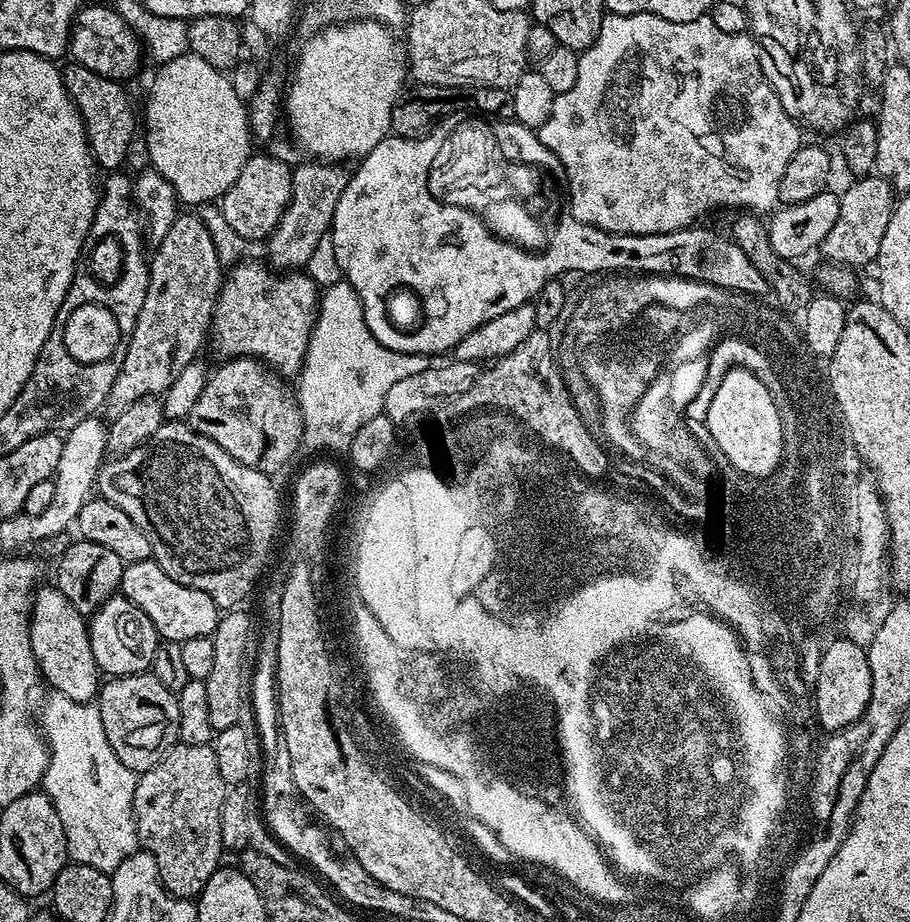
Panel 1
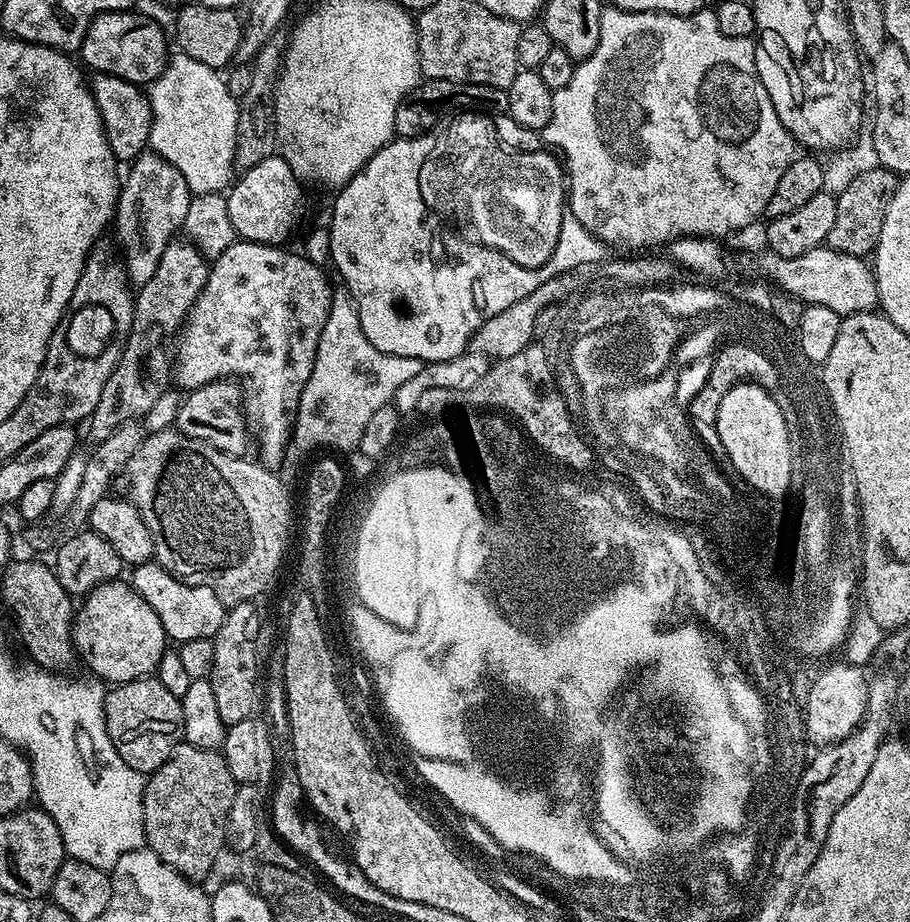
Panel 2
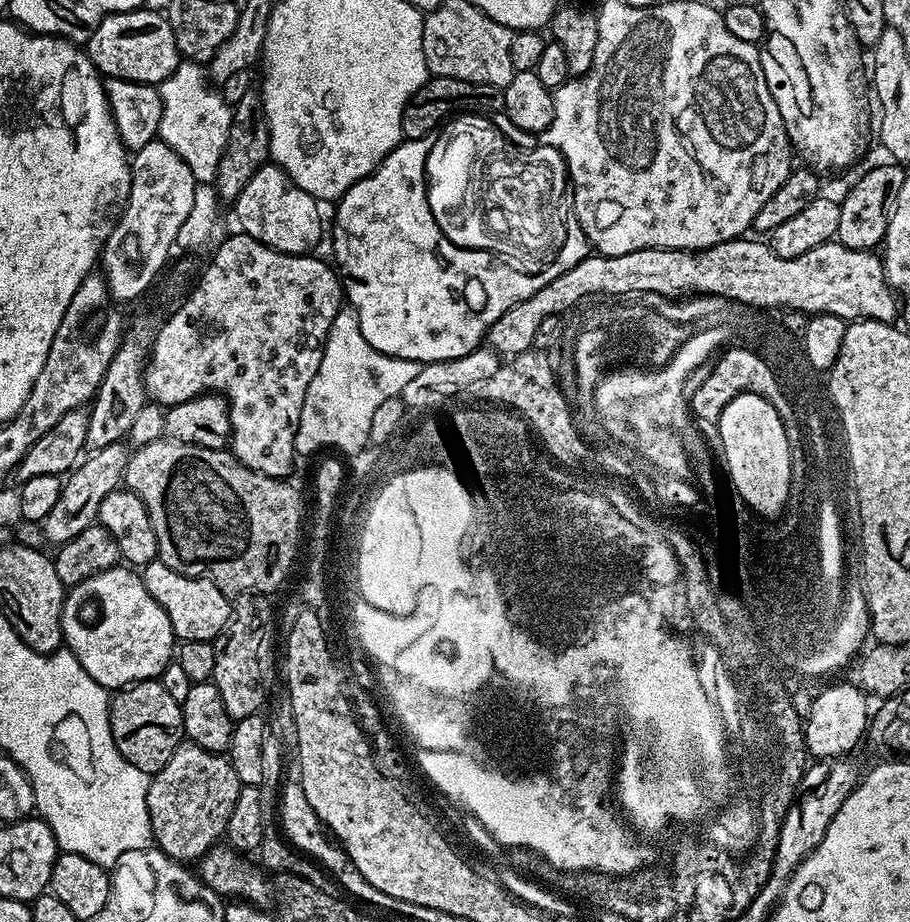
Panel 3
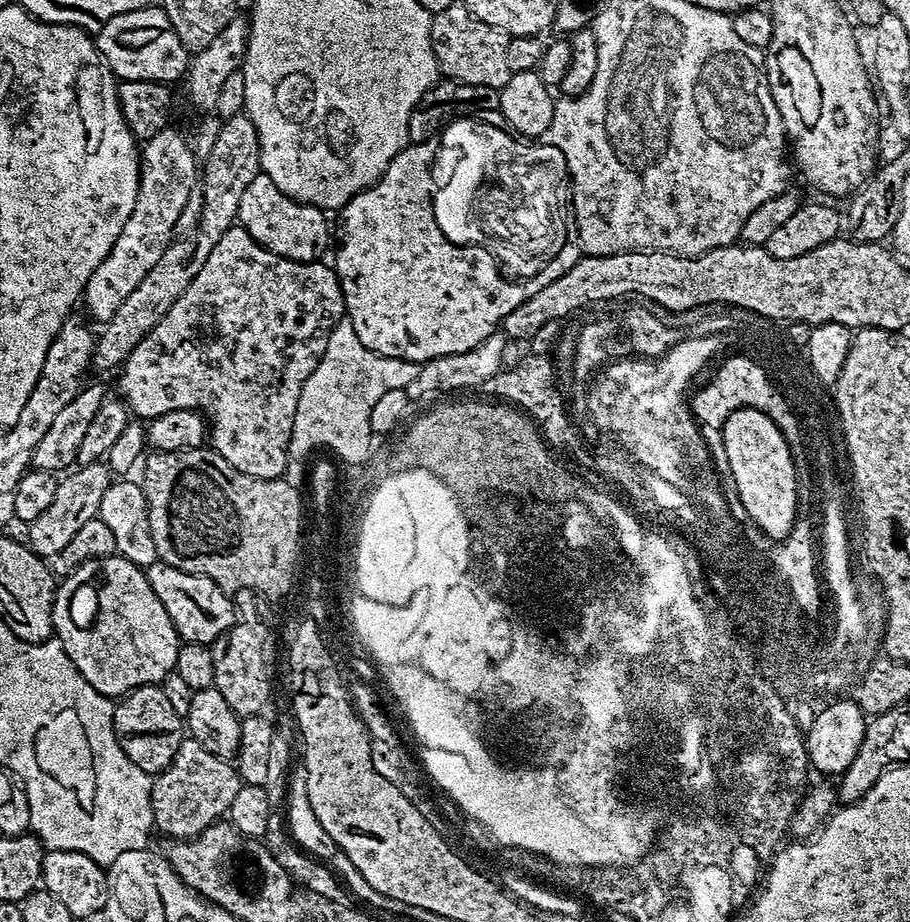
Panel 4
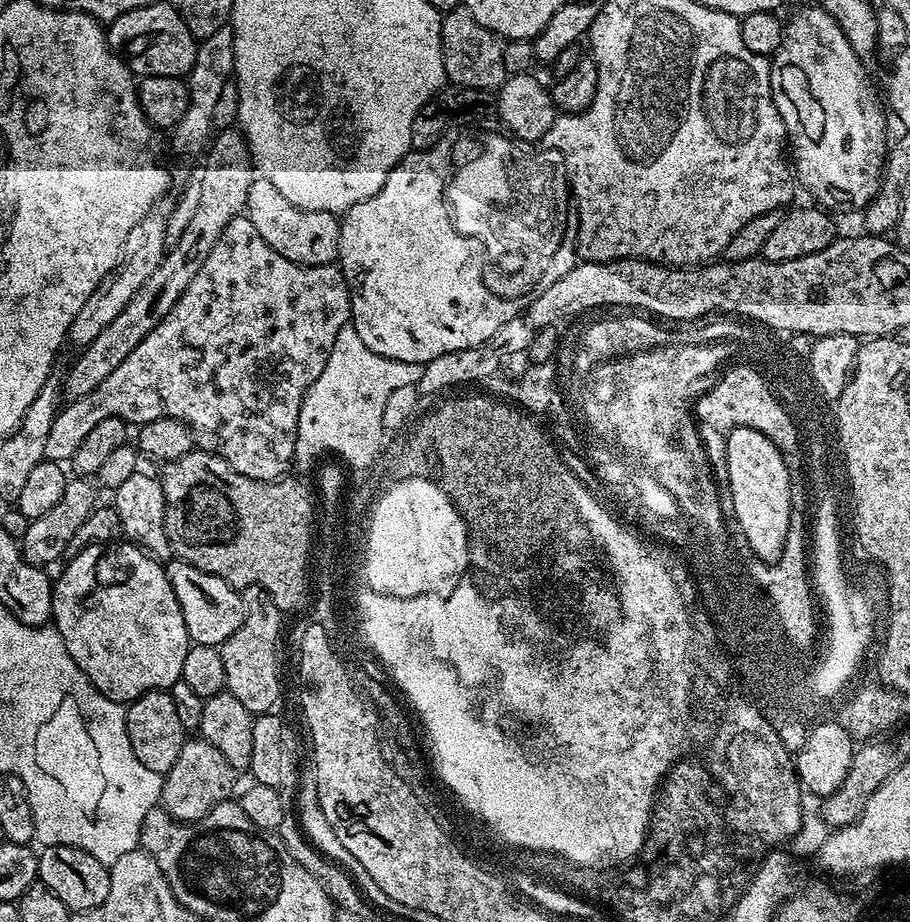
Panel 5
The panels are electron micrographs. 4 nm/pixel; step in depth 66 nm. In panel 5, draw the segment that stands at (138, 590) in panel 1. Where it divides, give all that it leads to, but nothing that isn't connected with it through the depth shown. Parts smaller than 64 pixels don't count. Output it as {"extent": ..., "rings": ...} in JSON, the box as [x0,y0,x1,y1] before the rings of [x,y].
{"extent":[166,558,244,646],"rings":[[[175,558],[167,561],[166,571],[192,644],[219,646],[226,642],[226,638],[230,638],[230,634],[234,634],[234,630],[238,630],[238,626],[244,624],[243,595],[225,580]]]}

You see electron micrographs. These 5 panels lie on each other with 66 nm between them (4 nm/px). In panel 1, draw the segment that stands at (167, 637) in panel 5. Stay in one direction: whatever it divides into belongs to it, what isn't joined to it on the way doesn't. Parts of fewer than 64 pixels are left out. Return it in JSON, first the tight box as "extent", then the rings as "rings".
{"extent":[87,594,158,677],"rings":[[[123,594],[114,595],[100,605],[87,621],[87,626],[90,650],[94,652],[94,662],[100,667],[101,673],[109,677],[129,676],[151,669],[158,643],[156,627]]]}

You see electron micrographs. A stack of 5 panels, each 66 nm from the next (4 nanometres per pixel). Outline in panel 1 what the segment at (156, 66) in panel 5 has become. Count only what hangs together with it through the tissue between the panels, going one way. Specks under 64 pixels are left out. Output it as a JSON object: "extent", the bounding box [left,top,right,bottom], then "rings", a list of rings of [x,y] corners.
{"extent":[68,3,142,82],"rings":[[[89,3],[80,9],[72,21],[72,31],[68,37],[70,56],[73,61],[94,74],[102,74],[111,80],[128,82],[128,79],[140,68],[142,45],[134,30],[116,12],[115,7],[103,8],[100,4]]]}

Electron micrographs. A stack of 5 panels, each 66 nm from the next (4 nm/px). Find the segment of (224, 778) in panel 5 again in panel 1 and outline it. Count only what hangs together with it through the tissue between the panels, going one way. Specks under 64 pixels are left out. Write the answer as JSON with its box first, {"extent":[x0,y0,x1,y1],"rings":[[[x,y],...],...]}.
{"extent":[132,742,229,897],"rings":[[[177,742],[159,762],[150,766],[150,770],[139,773],[132,803],[136,839],[139,847],[154,858],[160,871],[160,881],[171,896],[199,897],[206,882],[221,867],[220,856],[223,857],[225,851],[222,846],[220,815],[228,790],[229,785],[224,783],[218,770],[218,758],[214,758],[214,750],[207,744],[194,746]]]}

